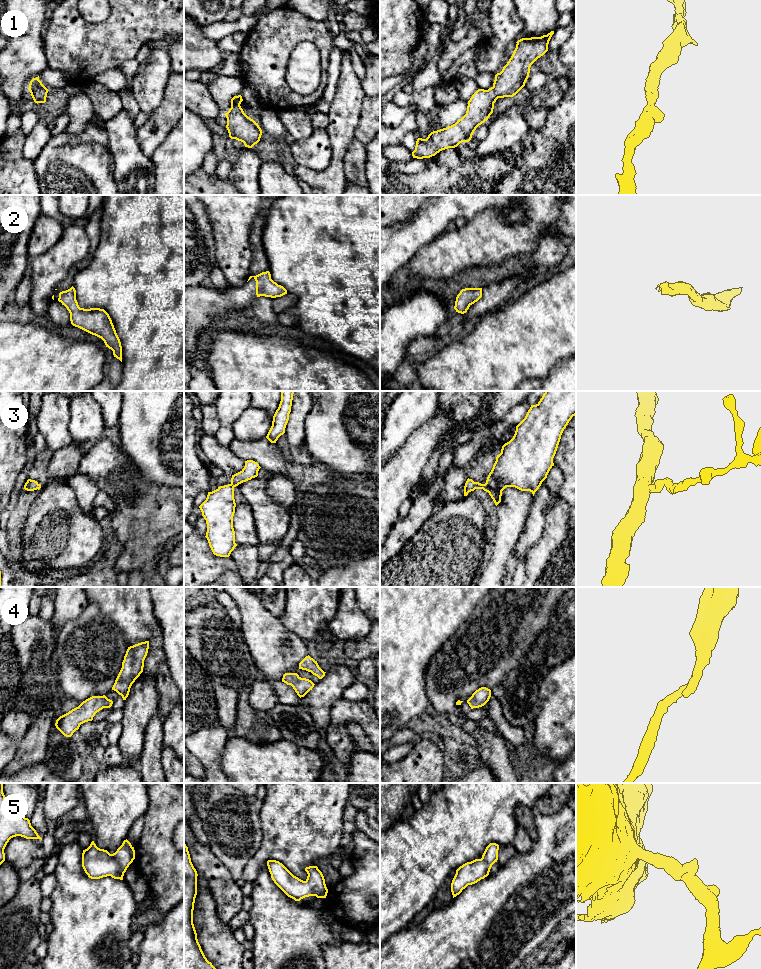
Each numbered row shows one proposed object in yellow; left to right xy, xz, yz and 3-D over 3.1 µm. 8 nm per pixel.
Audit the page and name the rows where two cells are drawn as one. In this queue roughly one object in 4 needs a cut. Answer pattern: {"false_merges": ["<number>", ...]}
{"false_merges": []}

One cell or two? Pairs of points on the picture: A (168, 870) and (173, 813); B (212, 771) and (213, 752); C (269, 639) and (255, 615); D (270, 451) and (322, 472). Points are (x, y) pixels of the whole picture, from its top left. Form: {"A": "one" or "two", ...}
{"A": "one", "B": "one", "C": "one", "D": "one"}

